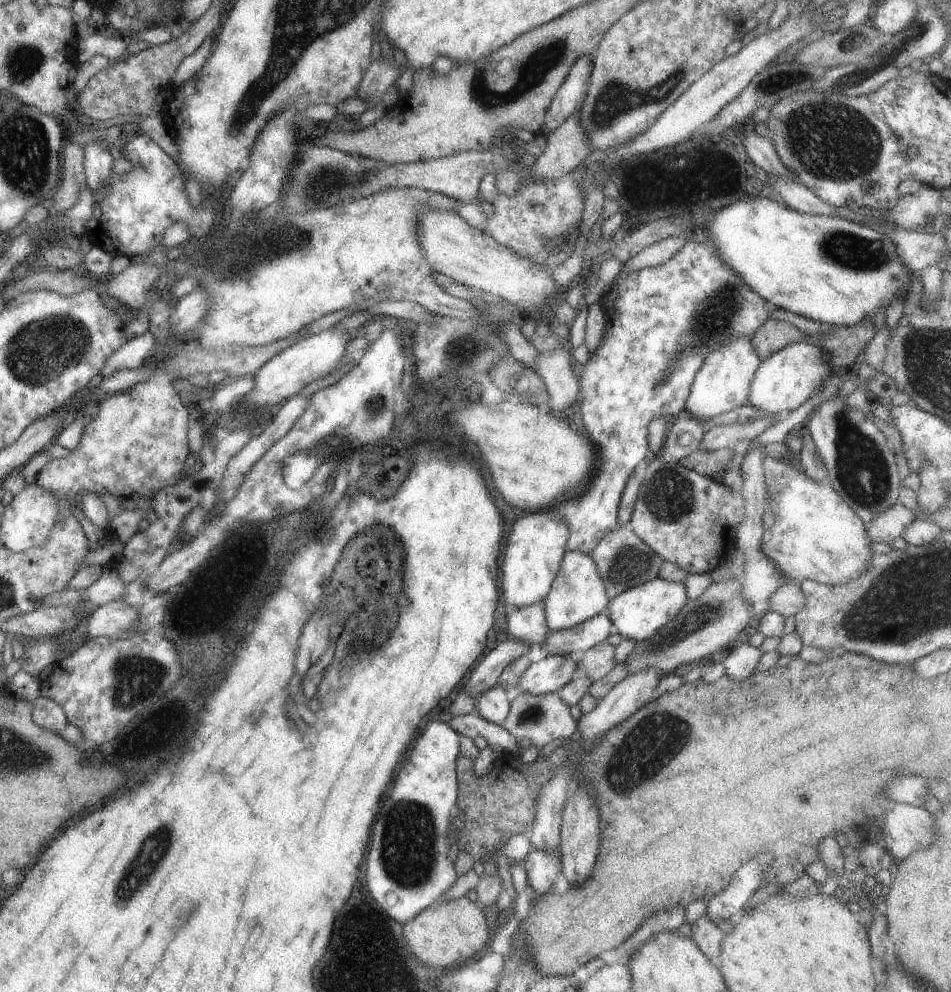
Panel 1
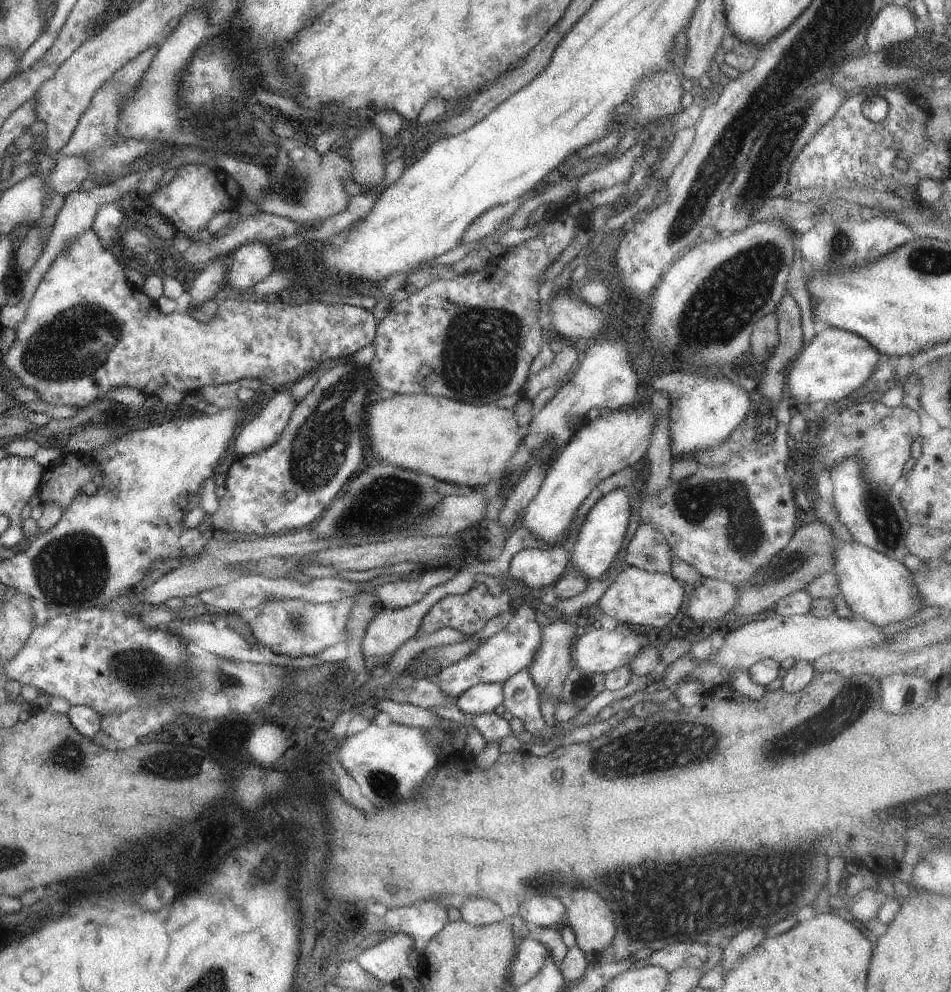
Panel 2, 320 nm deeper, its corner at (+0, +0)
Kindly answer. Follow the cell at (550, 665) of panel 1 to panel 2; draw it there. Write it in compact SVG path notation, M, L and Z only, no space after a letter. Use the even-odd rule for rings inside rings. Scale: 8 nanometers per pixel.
M627 625L617 626L614 630L602 628L593 629L588 627L580 631L573 644L571 644L569 666L577 668L577 670L585 676L593 673L605 674L620 666L629 664L645 644L645 632L632 631Z

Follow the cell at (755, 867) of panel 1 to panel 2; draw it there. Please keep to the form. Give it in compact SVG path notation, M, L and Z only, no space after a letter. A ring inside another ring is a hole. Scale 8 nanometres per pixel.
M679 941L663 948L652 951L646 959L646 964L661 967L667 972L679 967L698 968L708 962L708 955L712 951L706 945L689 941Z

